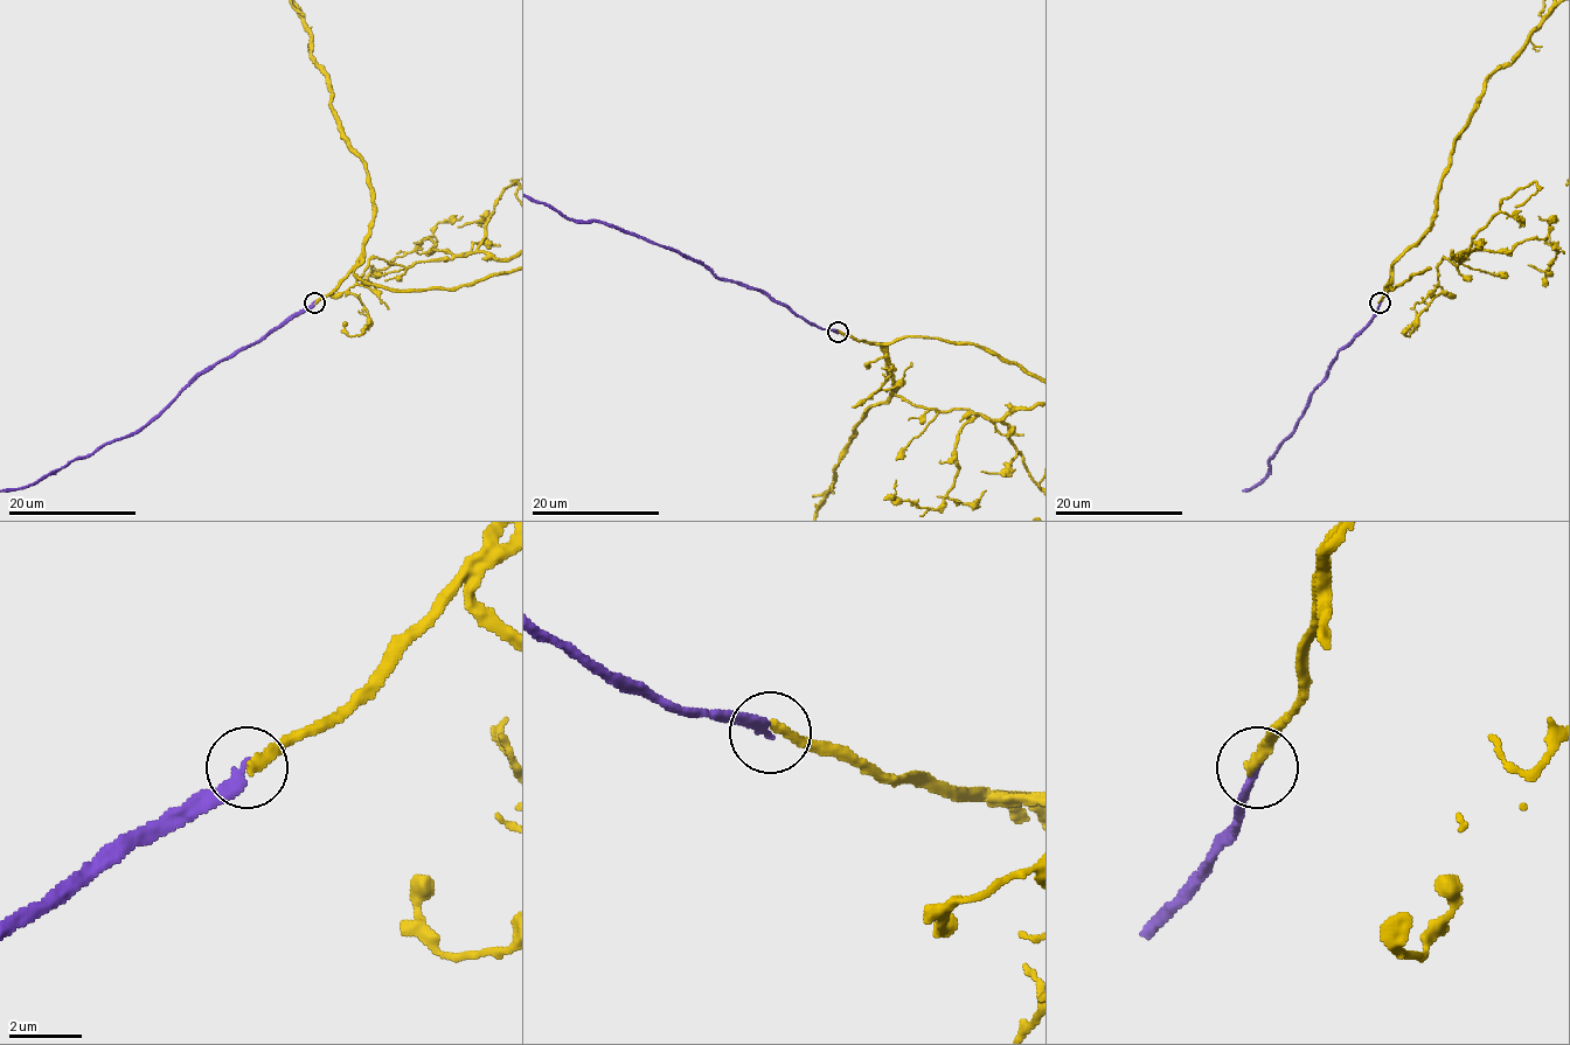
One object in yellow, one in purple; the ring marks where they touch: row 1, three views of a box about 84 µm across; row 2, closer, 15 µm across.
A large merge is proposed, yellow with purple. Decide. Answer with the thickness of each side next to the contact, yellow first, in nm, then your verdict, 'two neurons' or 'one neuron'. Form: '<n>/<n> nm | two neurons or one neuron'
280/240 nm | two neurons

